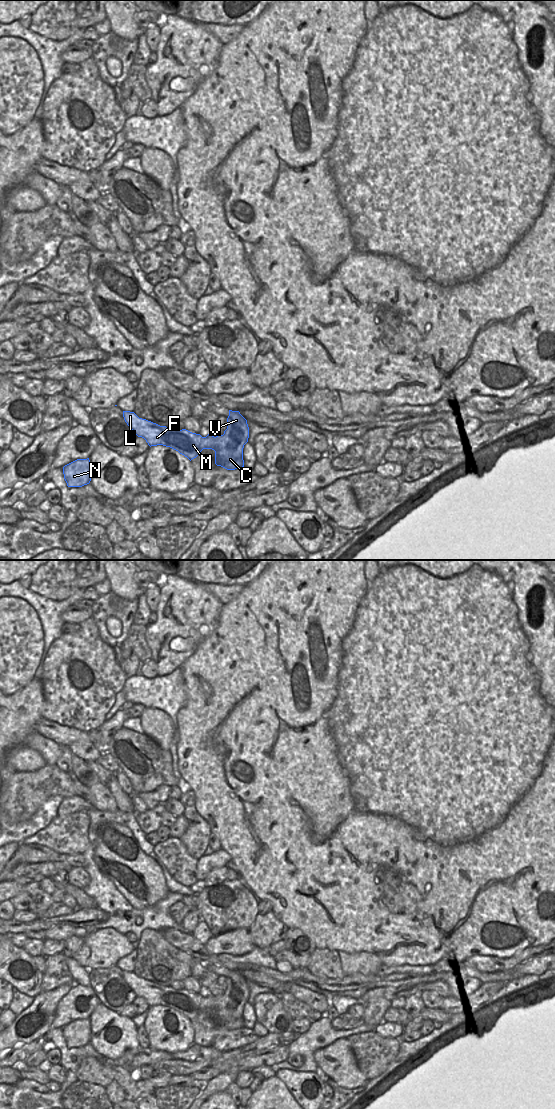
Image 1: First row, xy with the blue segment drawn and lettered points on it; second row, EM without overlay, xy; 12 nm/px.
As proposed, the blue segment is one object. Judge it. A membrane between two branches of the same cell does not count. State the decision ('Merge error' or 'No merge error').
No merge error.

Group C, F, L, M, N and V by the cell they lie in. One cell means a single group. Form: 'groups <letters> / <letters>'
groups C F L M N V

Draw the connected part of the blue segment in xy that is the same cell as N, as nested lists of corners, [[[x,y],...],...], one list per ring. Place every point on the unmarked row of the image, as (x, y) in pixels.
[[[77,1019],[63,1027],[64,1039],[68,1047],[82,1047],[91,1041],[91,1022]]]

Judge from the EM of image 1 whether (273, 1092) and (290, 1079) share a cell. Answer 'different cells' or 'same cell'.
different cells

